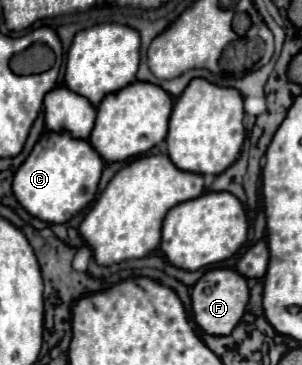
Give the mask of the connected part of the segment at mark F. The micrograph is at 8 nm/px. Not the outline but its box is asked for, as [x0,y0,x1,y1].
[192,268,248,336]

